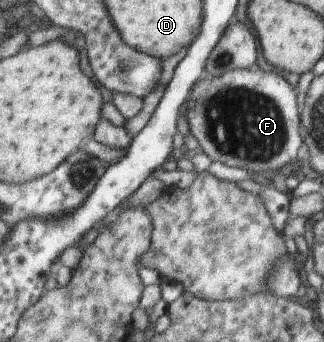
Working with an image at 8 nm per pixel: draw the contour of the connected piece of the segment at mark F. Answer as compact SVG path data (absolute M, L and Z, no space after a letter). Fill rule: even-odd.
M250 68L233 70L221 76L205 75L191 90L186 100L185 112L190 133L197 138L203 152L212 161L219 161L227 166L251 170L253 173L275 172L277 168L293 162L303 144L301 124L297 112L297 96L286 76L276 70Z

